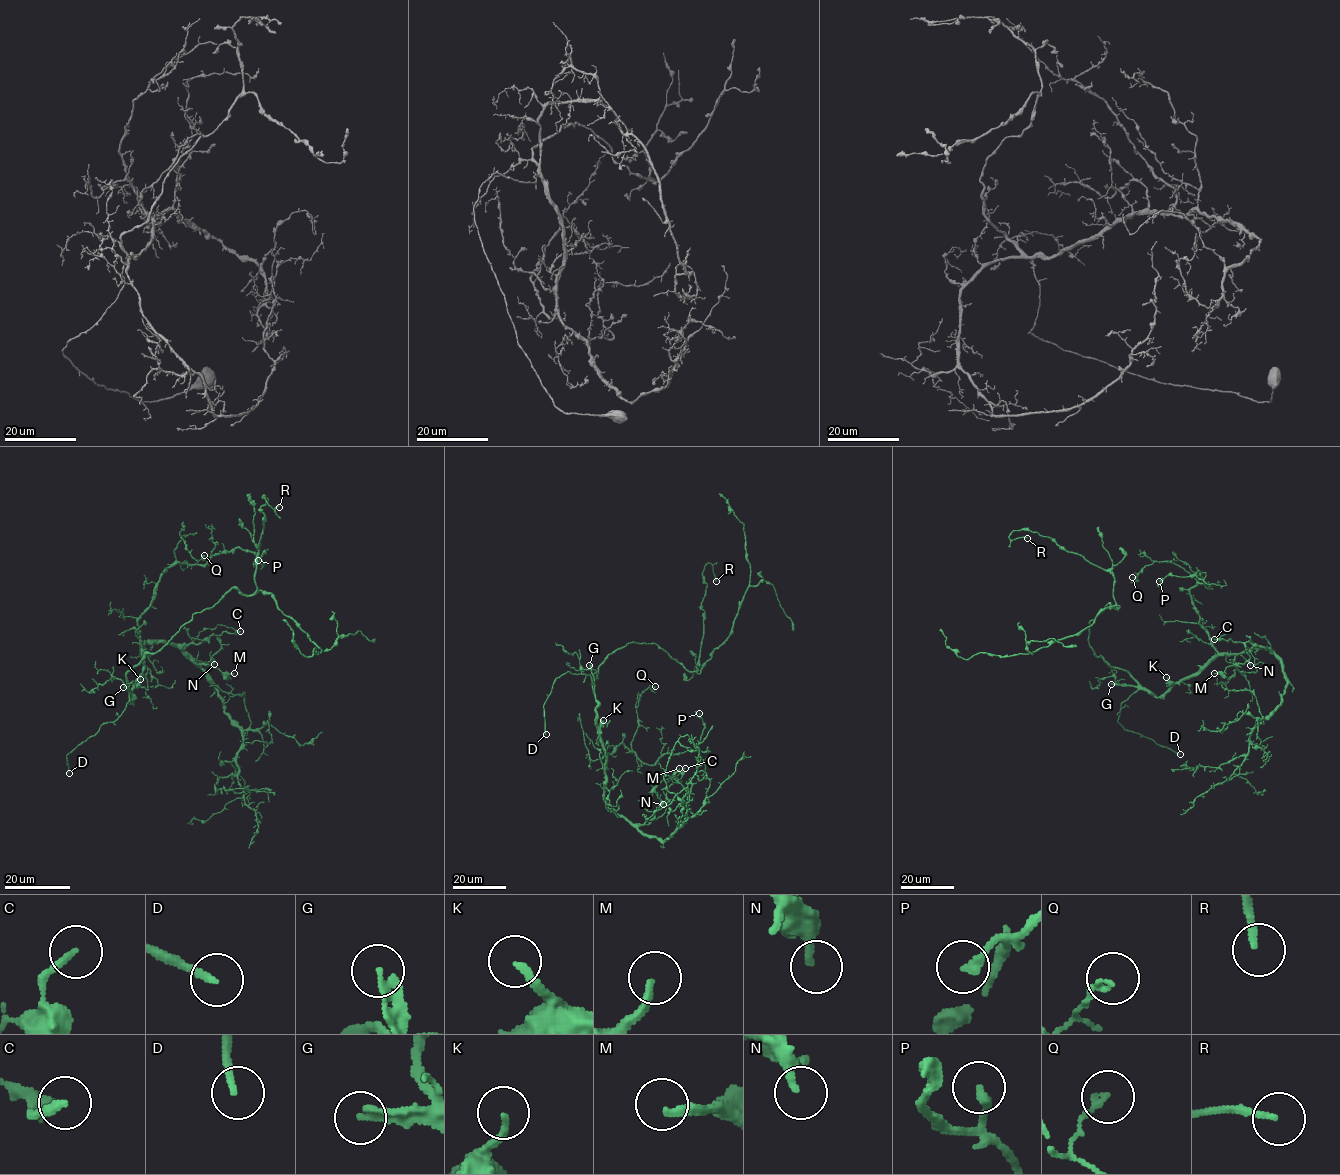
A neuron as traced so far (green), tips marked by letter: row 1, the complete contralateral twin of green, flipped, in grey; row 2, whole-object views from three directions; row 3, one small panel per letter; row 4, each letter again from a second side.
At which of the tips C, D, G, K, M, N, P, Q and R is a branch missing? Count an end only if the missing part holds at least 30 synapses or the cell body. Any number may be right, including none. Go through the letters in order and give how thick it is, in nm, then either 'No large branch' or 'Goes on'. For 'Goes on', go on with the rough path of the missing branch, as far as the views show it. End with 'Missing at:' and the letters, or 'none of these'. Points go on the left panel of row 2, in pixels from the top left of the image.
C: Thickness 220 nm. No large branch
D: Thickness 200 nm. Goes on. Course of what is missing: (69, 773), (72, 781), (106, 816)
G: Thickness 280 nm. Goes on
K: Thickness 190 nm. Goes on. Course of what is missing: (140, 679), (140, 672), (164, 649), (179, 663), (193, 692)
M: Thickness 220 nm. No large branch
N: Thickness 240 nm. No large branch
P: Thickness 260 nm. No large branch
Q: Thickness 150 nm. No large branch
R: Thickness 180 nm. No large branch
Missing at: D, G, K

